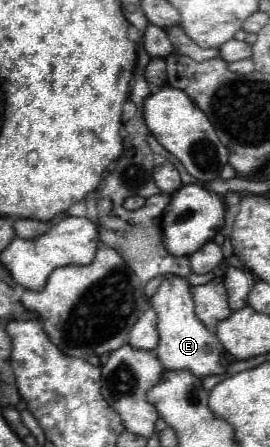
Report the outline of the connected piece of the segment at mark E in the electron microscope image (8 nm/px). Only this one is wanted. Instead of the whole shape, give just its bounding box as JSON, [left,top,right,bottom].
[151,277,227,377]

